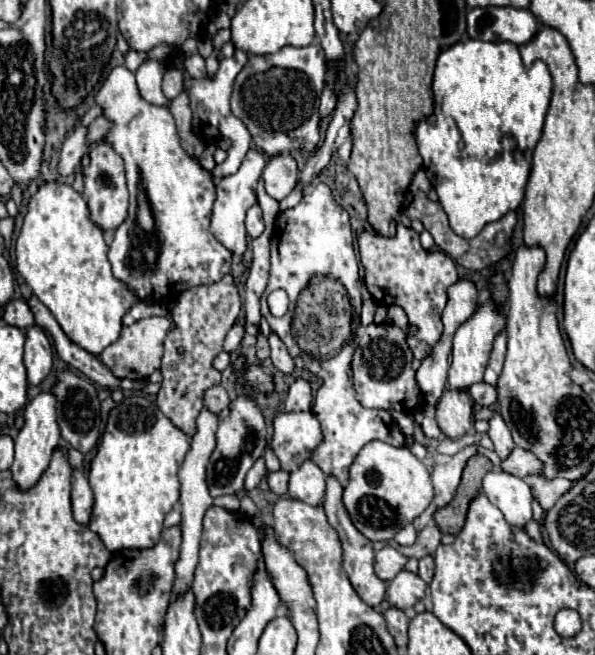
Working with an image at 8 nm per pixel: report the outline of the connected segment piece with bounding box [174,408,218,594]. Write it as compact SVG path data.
M202 408L200 416L198 416L198 432L194 434L192 438L192 448L188 450L186 454L186 460L178 472L178 478L180 478L180 502L182 502L182 546L180 546L180 558L178 558L178 564L176 564L176 582L174 582L174 592L182 592L182 588L190 588L192 586L192 574L194 574L194 568L198 564L198 542L200 542L200 534L202 534L202 518L204 518L204 512L214 504L210 492L208 492L208 486L206 486L206 464L214 452L214 446L216 446L216 428L218 428L218 418L216 414L208 412L206 408Z

